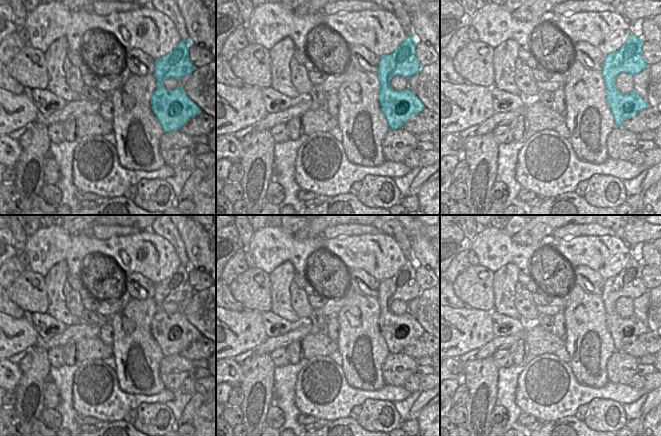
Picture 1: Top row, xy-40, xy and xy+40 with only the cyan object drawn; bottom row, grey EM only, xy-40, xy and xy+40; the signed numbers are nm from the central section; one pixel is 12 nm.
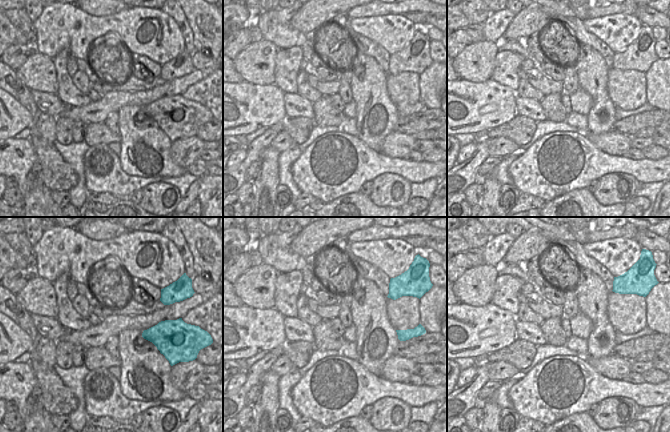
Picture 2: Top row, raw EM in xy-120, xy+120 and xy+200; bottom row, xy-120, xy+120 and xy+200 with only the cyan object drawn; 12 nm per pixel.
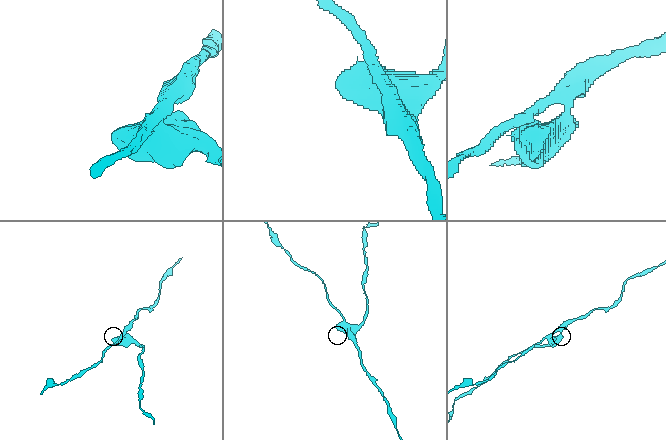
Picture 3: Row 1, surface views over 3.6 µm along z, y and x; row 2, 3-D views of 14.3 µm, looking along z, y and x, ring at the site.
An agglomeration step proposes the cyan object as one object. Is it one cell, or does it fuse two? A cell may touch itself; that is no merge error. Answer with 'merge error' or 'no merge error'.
merge error

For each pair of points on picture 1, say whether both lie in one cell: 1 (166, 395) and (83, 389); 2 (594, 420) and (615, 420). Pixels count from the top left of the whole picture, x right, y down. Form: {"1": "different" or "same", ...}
{"1": "same", "2": "same"}

